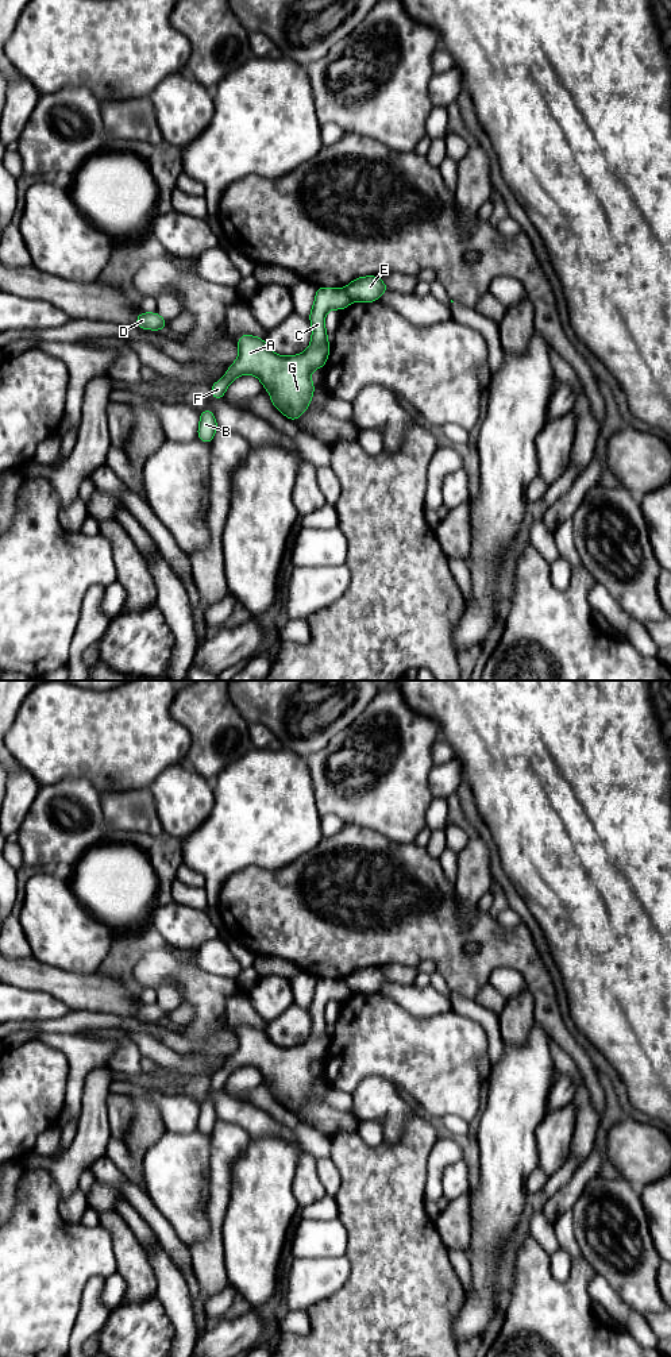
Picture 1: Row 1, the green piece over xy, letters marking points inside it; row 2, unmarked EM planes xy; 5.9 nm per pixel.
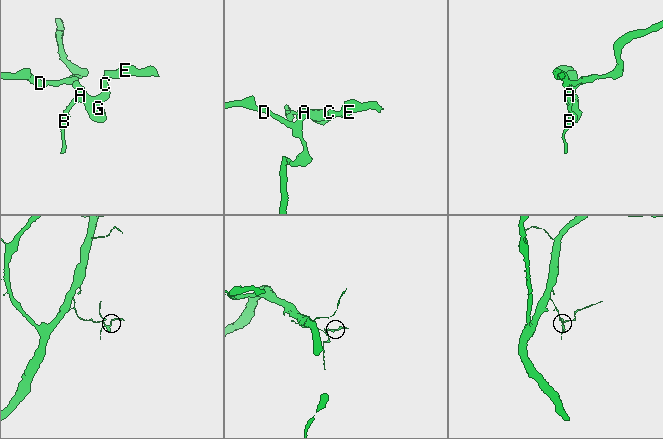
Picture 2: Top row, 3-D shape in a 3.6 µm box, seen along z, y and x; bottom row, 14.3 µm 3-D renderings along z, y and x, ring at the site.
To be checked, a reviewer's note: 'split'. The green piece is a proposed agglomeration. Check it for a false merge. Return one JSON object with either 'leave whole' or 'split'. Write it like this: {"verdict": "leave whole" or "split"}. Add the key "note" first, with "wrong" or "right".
{"note": "right", "verdict": "split"}

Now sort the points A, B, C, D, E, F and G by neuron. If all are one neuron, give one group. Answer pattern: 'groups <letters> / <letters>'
groups A B C D F G / E

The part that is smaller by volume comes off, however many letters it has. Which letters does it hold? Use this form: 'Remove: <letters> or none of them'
Remove: E

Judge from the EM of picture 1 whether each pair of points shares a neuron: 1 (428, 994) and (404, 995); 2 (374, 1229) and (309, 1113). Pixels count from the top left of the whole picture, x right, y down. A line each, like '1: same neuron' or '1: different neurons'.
1: same neuron
2: different neurons

